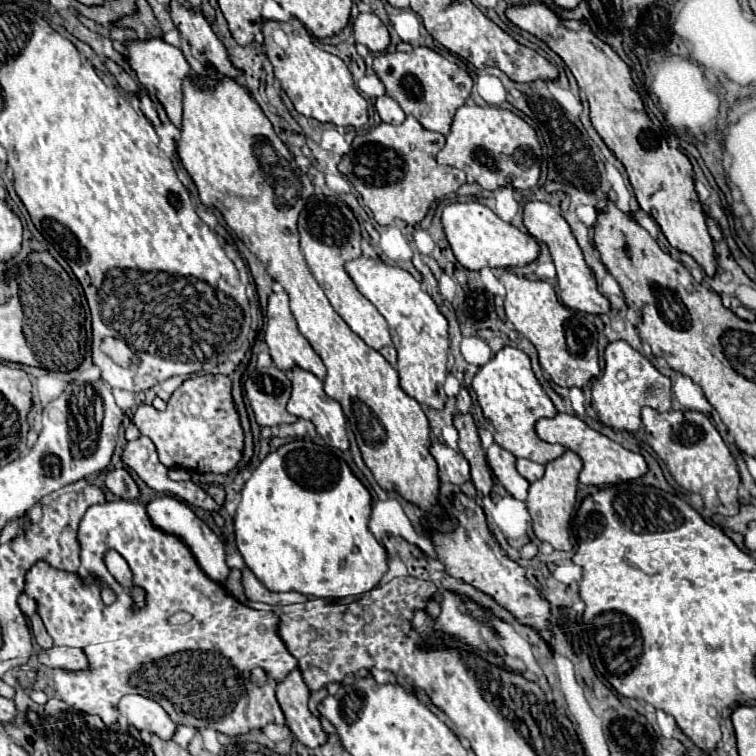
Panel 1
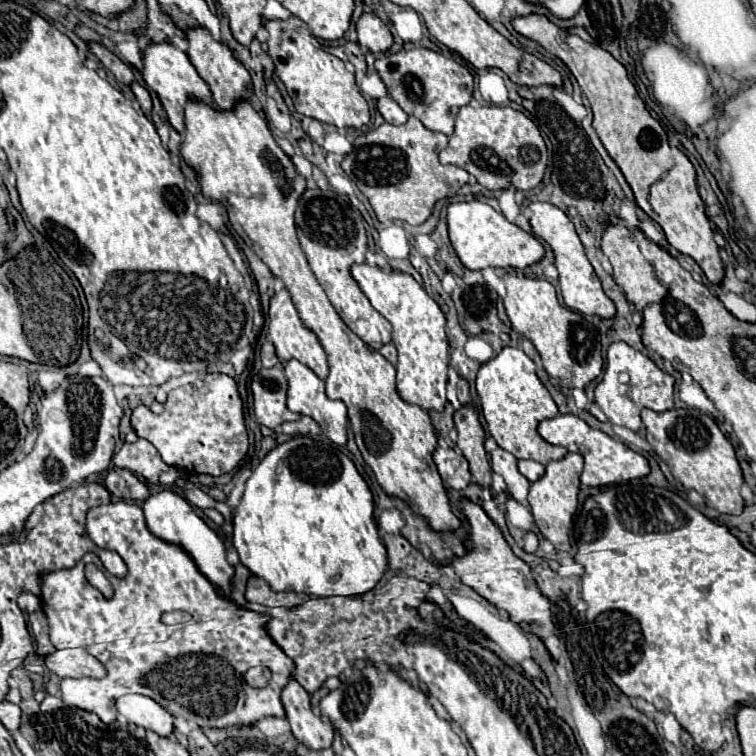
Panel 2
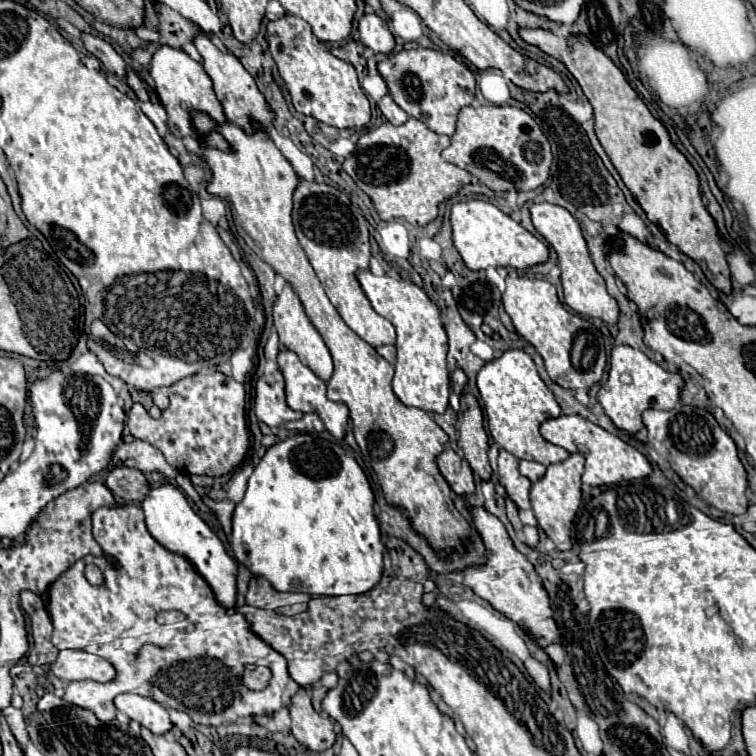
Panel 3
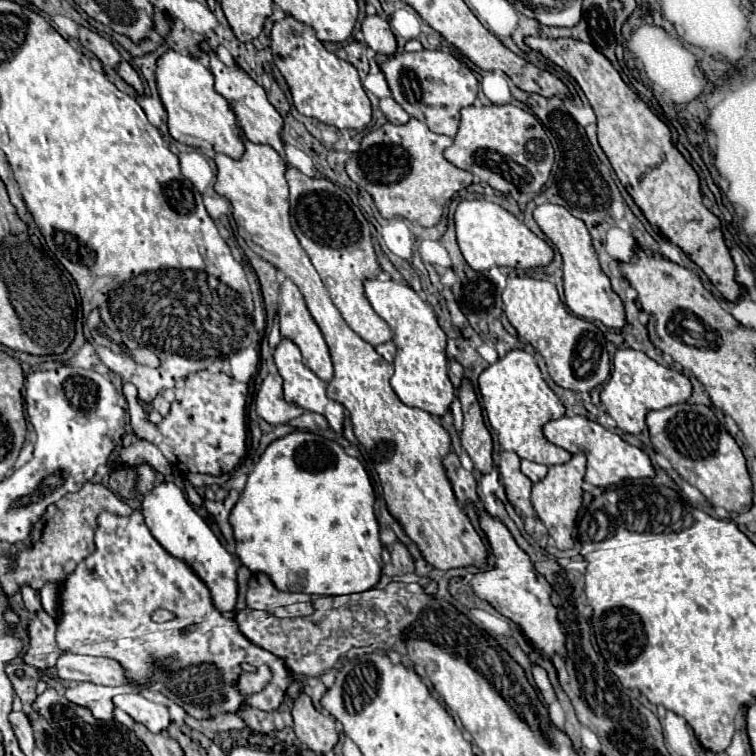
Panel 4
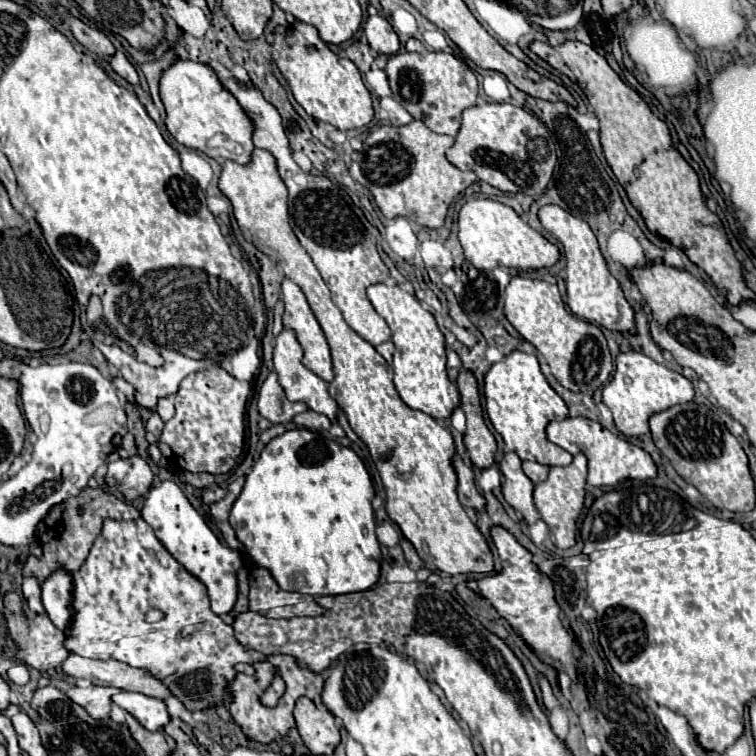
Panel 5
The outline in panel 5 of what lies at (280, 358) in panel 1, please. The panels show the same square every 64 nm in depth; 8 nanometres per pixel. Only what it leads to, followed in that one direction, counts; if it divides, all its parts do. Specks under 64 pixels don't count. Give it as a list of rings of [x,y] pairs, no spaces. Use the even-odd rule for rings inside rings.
[[[286,278],[282,282],[282,300],[284,300],[282,324],[284,328],[290,328],[296,334],[304,350],[304,366],[322,380],[330,382],[334,378],[330,348],[318,320],[314,318],[306,302],[304,292],[292,280]]]

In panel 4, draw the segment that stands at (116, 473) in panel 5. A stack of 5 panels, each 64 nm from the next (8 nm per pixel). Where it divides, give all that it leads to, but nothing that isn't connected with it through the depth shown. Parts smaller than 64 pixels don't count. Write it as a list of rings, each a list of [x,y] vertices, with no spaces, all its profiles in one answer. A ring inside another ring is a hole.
[[[138,466],[138,482],[136,482],[136,488],[140,494],[146,494],[152,490],[154,486],[154,480],[156,480],[156,474],[150,466]]]

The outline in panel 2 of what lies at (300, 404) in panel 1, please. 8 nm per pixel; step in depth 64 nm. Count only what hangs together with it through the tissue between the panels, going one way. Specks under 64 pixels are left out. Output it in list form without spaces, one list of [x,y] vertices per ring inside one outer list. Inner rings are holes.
[[[290,360],[284,364],[284,372],[288,378],[288,408],[300,416],[310,416],[318,422],[322,432],[338,446],[346,446],[346,424],[348,424],[348,414],[346,406],[340,400],[330,400],[324,392],[324,382],[308,368],[302,366],[298,360]]]

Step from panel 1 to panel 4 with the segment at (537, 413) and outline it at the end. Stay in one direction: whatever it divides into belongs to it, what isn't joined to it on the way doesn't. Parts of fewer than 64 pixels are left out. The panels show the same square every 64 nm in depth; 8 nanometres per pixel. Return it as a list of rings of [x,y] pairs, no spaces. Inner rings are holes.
[[[510,350],[506,356],[490,364],[478,376],[478,386],[484,400],[484,410],[488,414],[488,422],[496,432],[498,442],[504,450],[516,452],[520,458],[532,460],[544,466],[564,464],[570,460],[570,452],[548,442],[542,434],[542,426],[548,420],[556,420],[564,416],[564,406],[544,382],[532,354],[524,350]]]

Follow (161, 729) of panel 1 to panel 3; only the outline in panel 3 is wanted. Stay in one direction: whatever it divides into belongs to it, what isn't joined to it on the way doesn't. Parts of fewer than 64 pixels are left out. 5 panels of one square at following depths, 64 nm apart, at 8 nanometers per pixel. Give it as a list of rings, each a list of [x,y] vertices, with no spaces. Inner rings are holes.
[[[120,694],[114,704],[130,720],[146,726],[154,734],[166,734],[172,728],[168,710],[152,698],[138,694]]]

